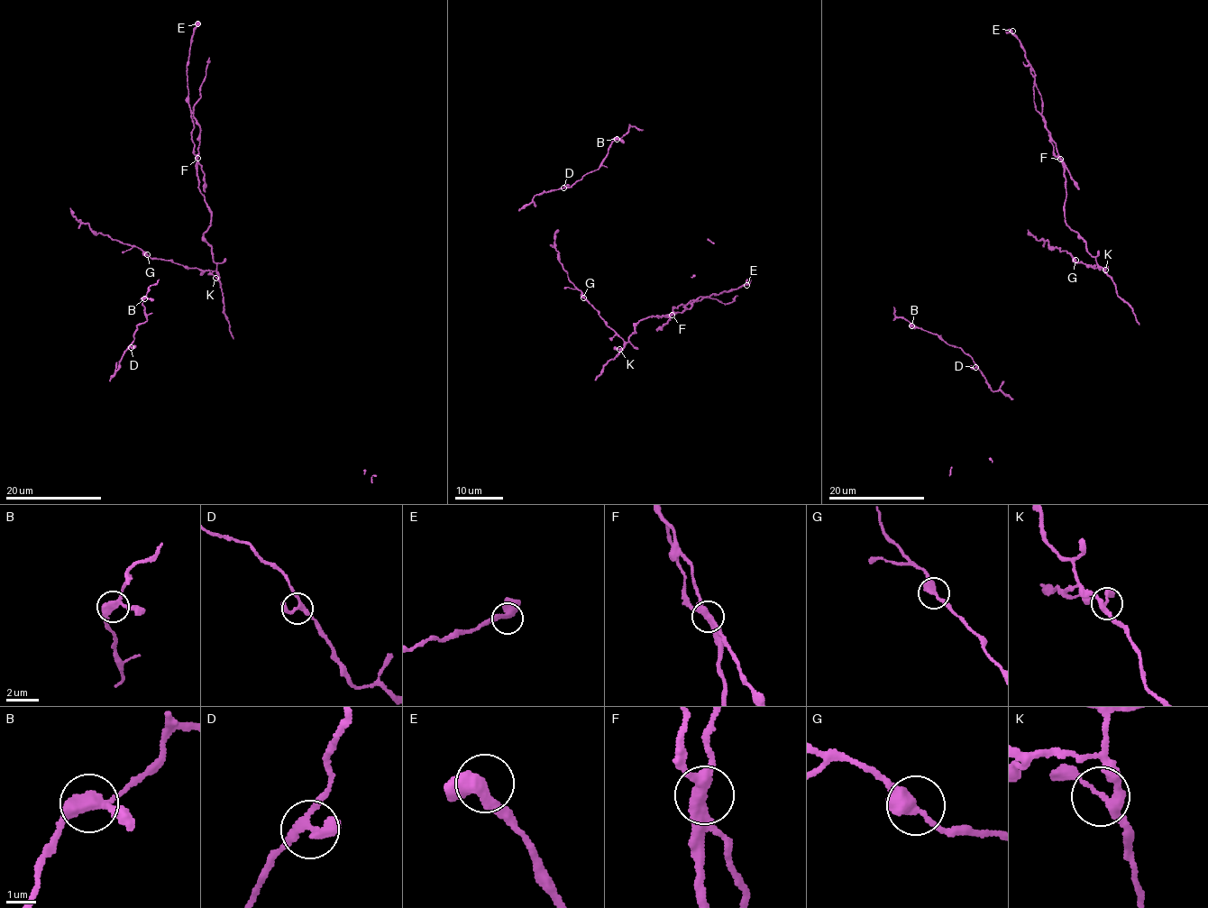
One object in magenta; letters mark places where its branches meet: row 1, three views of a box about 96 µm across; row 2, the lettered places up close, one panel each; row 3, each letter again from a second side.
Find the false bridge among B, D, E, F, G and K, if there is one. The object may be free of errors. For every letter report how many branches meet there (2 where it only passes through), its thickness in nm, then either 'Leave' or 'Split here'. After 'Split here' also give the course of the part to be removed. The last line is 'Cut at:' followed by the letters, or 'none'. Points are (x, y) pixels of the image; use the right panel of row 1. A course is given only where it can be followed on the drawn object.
B: Branches: 3. Thickness 360 nm. Leave
D: Branches: 3. Thickness 190 nm. Leave
E: Branches: 2. Thickness 440 nm. Leave
F: Branches: 3. Thickness 360 nm. Split here. Course of the part to remove: (1060, 159), (1045, 119), (1036, 109), (1033, 100), (1035, 71), (1022, 61)
G: Branches: 2. Thickness 400 nm. Leave
K: Branches: 3. Thickness 220 nm. Leave
Cut at: F

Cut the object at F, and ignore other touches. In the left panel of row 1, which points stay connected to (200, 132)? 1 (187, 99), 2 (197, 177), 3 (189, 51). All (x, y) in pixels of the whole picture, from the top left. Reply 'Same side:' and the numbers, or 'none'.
Same side: none

